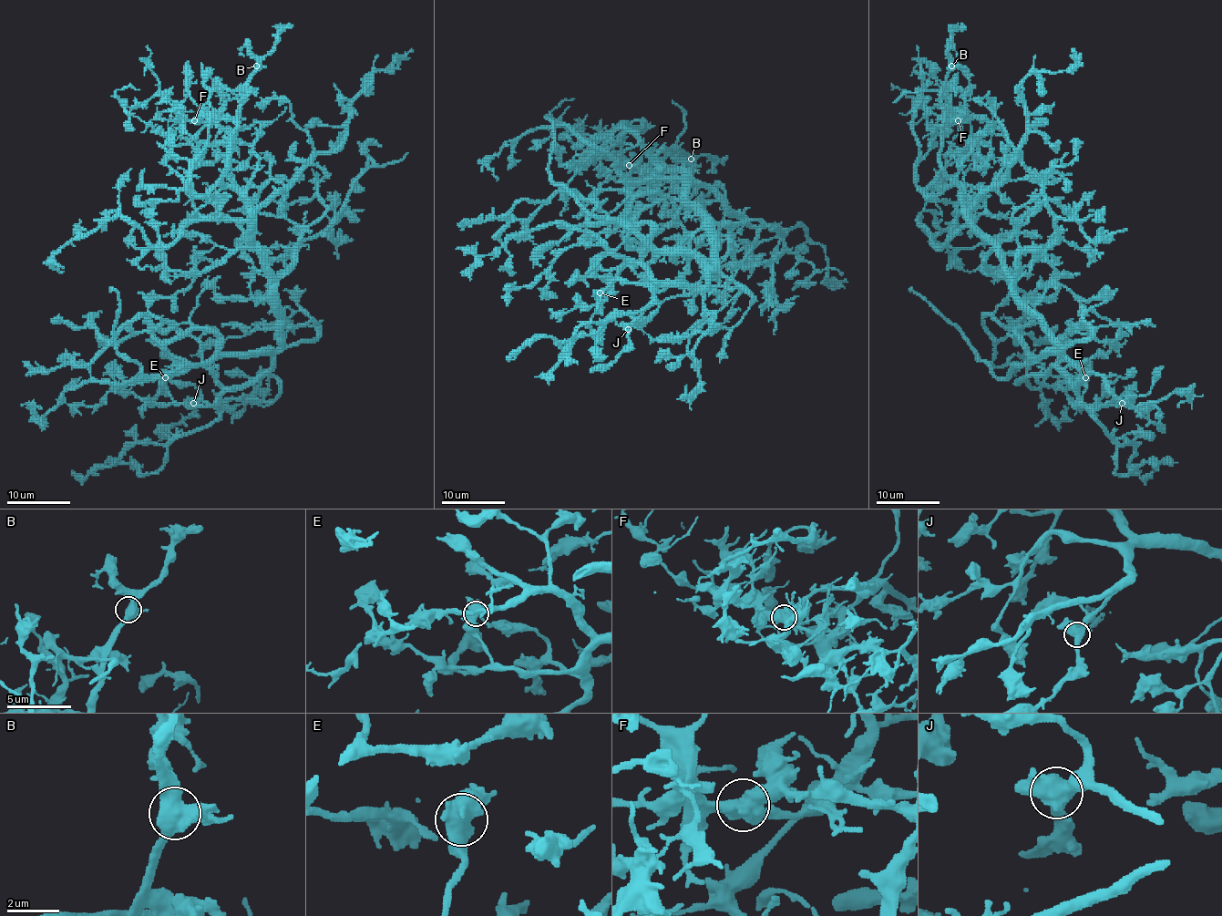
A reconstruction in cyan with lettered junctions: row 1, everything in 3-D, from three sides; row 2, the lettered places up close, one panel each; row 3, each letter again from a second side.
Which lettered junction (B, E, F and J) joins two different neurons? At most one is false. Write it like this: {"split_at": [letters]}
{"split_at": ["F"]}

